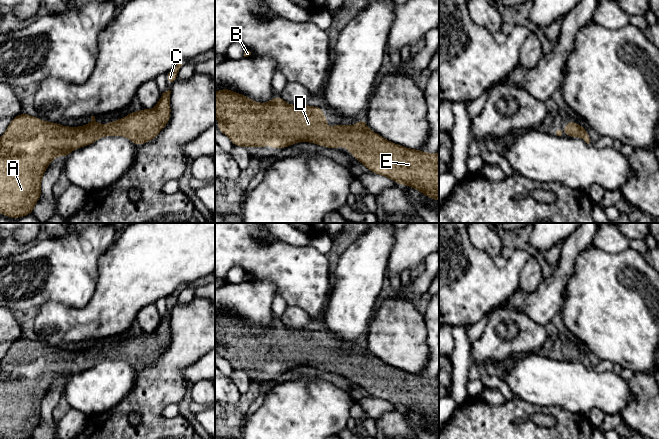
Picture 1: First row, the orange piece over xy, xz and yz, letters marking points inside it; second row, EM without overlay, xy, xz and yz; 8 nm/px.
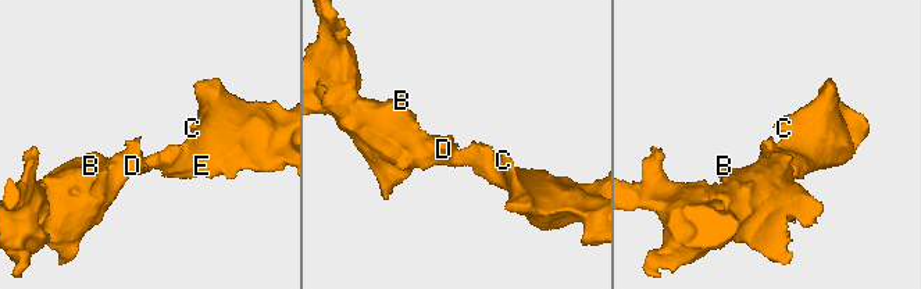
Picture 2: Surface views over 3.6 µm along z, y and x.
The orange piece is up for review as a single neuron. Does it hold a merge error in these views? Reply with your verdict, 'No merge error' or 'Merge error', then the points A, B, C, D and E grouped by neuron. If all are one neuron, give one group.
No merge error. Groups: A B C D E

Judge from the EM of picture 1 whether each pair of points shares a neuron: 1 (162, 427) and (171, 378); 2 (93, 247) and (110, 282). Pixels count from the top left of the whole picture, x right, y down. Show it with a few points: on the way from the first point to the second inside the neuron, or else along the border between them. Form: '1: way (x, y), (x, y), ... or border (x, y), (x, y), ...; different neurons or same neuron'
1: way (157, 415), (157, 392), (159, 390); same neuron
2: border (114, 241), (99, 259), (99, 276), (96, 282); different neurons

